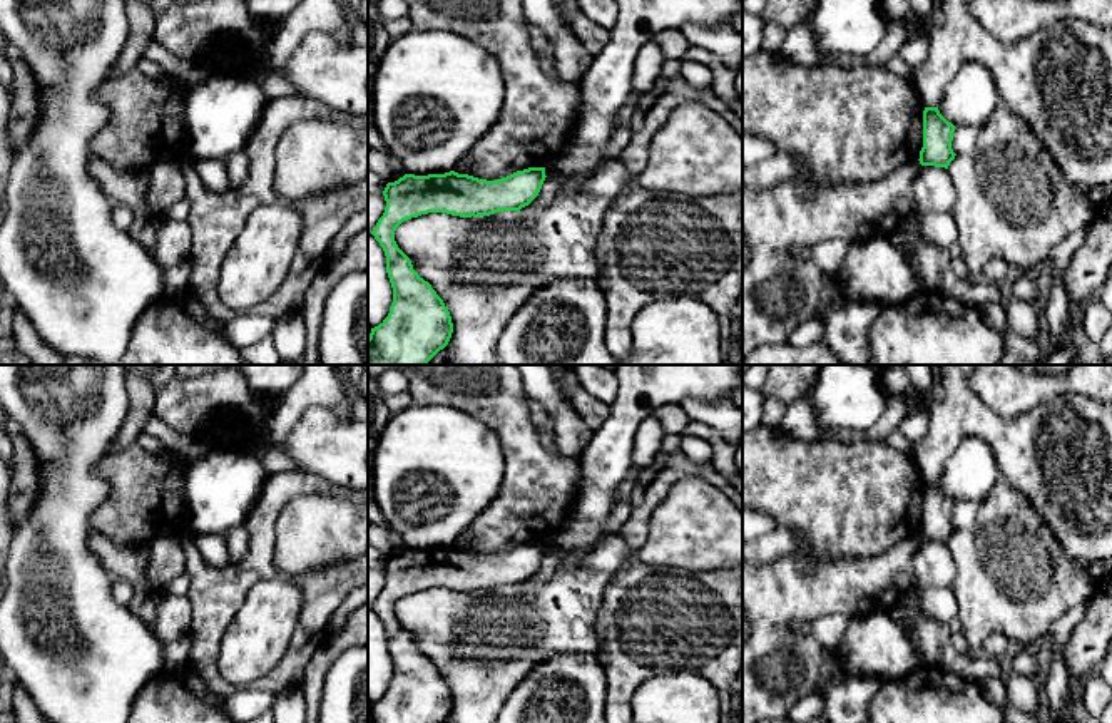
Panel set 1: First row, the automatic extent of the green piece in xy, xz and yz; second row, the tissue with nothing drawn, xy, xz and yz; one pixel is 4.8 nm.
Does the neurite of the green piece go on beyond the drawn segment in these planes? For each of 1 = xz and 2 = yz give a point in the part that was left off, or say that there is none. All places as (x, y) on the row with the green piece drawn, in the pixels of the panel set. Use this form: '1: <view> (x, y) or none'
1: none
2: none

